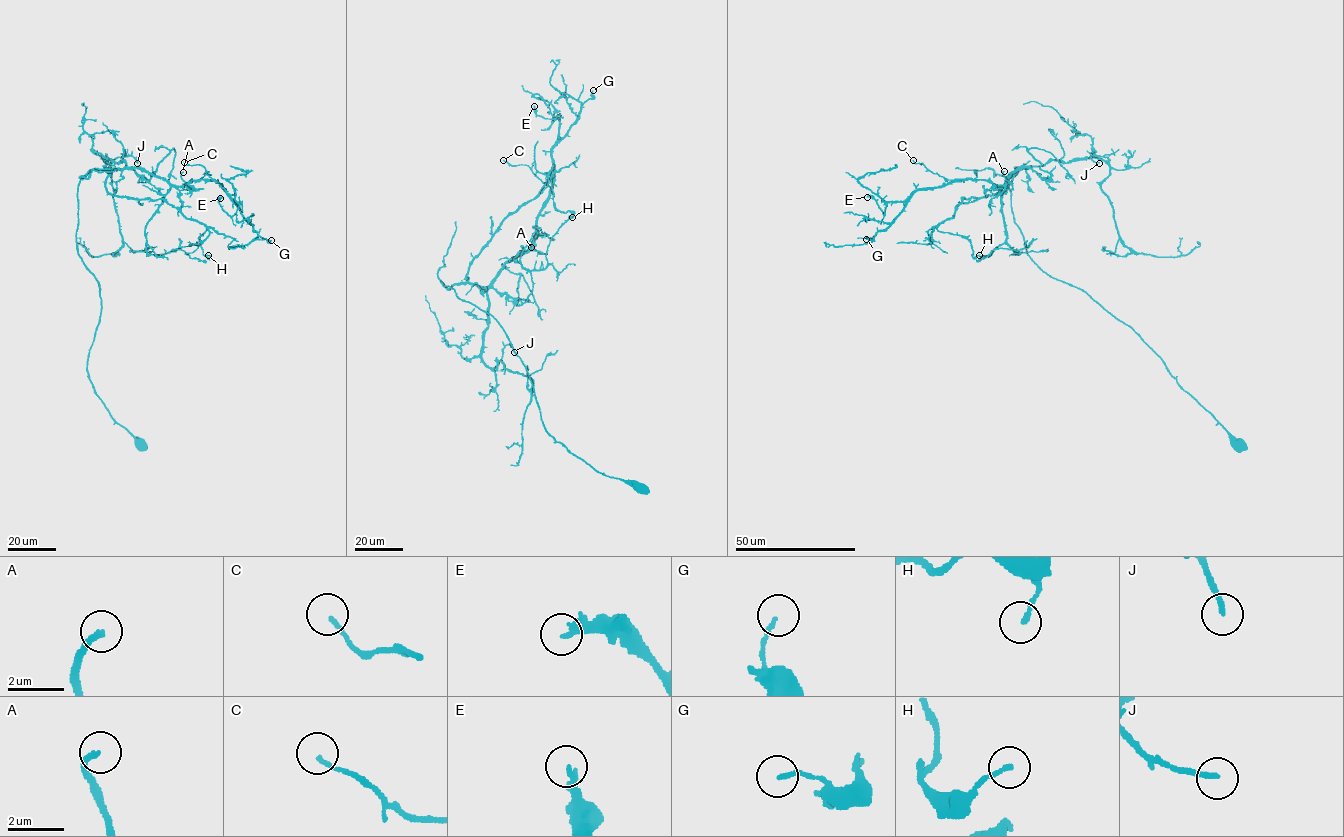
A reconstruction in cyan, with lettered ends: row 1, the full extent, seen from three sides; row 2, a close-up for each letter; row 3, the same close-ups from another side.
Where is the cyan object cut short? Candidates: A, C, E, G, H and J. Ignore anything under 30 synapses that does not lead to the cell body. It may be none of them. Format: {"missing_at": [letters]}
{"missing_at": []}

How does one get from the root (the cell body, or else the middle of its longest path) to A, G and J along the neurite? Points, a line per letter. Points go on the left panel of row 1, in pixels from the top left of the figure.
A: (140, 445), (87, 369), (102, 307), (78, 253), (78, 184), (92, 170), (138, 168), (189, 190), (183, 172)
G: (140, 445), (87, 369), (102, 307), (78, 253), (79, 181), (129, 168), (175, 186), (213, 180), (271, 240)
J: (140, 445), (88, 376), (101, 300), (76, 234), (80, 179), (125, 167), (104, 157), (137, 163)

